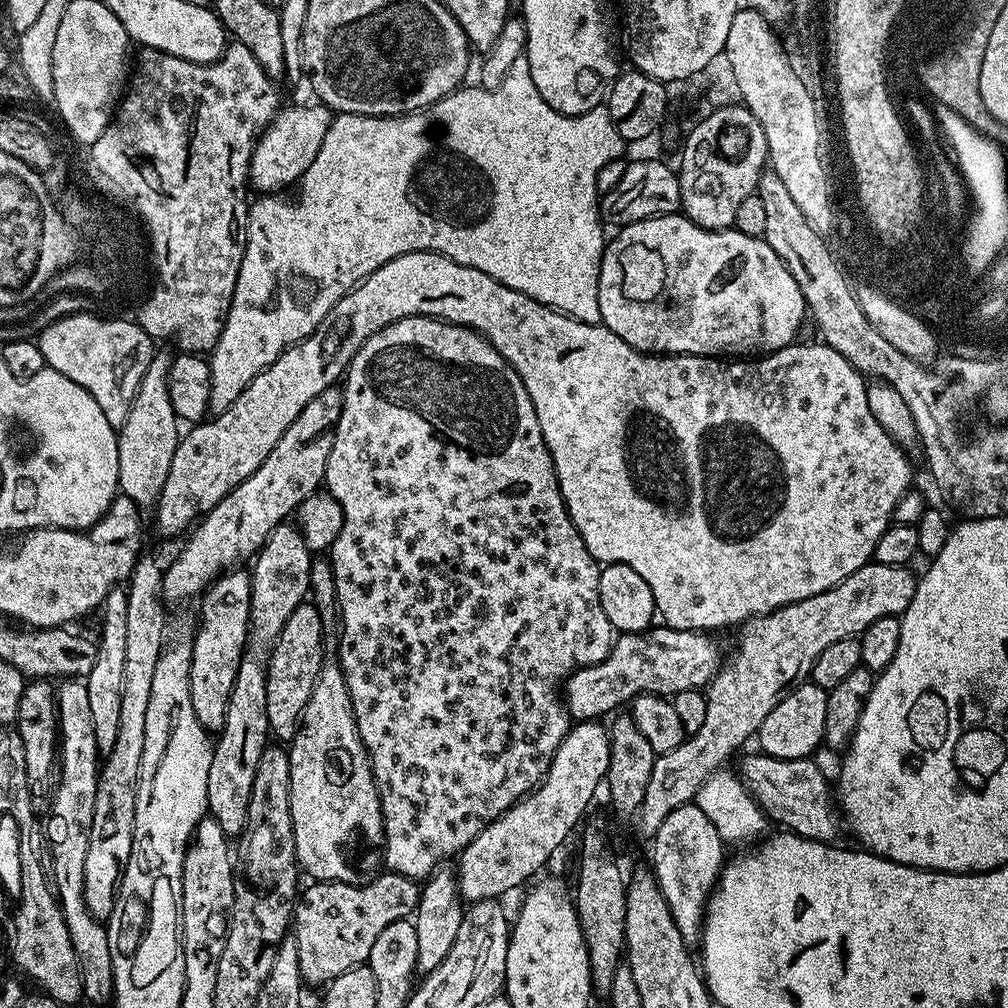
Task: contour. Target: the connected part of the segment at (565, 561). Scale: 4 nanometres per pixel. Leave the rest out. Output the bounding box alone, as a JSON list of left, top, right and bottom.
[323,316,614,882]

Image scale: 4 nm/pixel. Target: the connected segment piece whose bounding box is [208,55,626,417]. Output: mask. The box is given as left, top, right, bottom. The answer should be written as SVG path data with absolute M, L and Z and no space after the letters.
M527 55L514 61L514 66L510 66L510 74L506 74L498 90L491 92L479 86L468 87L461 87L449 96L443 96L431 108L403 116L359 116L349 112L337 115L330 130L326 130L326 138L322 138L322 150L318 150L318 158L310 162L310 170L306 170L306 174L298 181L300 193L296 200L276 200L280 198L264 194L256 198L260 200L253 199L249 203L246 250L242 266L238 270L234 298L230 302L222 334L210 353L212 388L209 390L208 411L213 417L227 410L230 402L234 402L234 398L238 398L238 394L242 394L242 390L246 390L246 386L254 382L257 374L271 366L292 344L305 340L350 289L356 287L371 272L402 254L437 252L462 266L482 270L482 274L490 274L490 278L502 282L502 286L510 286L510 290L518 290L558 312L573 316L575 320L587 324L597 323L596 277L606 247L605 225L602 223L596 190L598 170L602 170L606 162L619 160L625 155L623 152L626 141L618 134L607 107L595 108L581 116L567 116L551 108L542 94L538 94L534 78L530 78Z

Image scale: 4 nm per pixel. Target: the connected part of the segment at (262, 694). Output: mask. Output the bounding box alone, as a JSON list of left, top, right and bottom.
[206,522,313,838]

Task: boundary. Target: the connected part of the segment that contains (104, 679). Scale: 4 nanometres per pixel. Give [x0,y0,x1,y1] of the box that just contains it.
[86,587,127,754]

